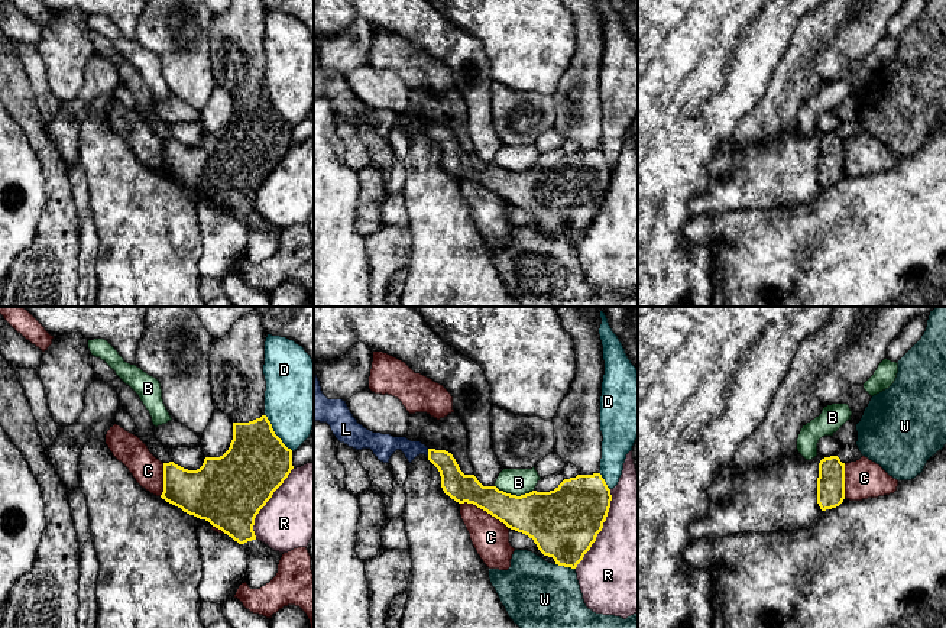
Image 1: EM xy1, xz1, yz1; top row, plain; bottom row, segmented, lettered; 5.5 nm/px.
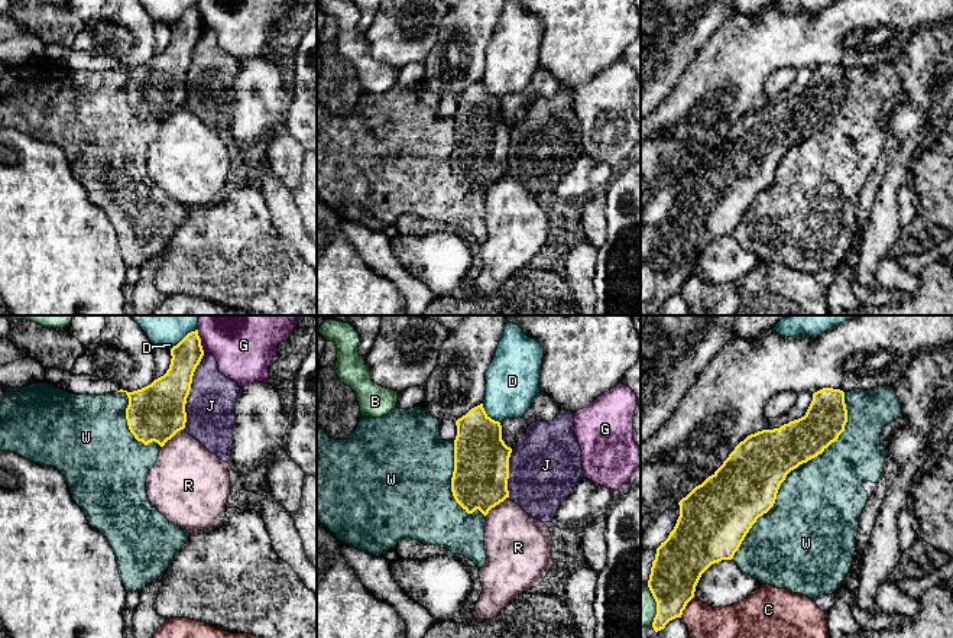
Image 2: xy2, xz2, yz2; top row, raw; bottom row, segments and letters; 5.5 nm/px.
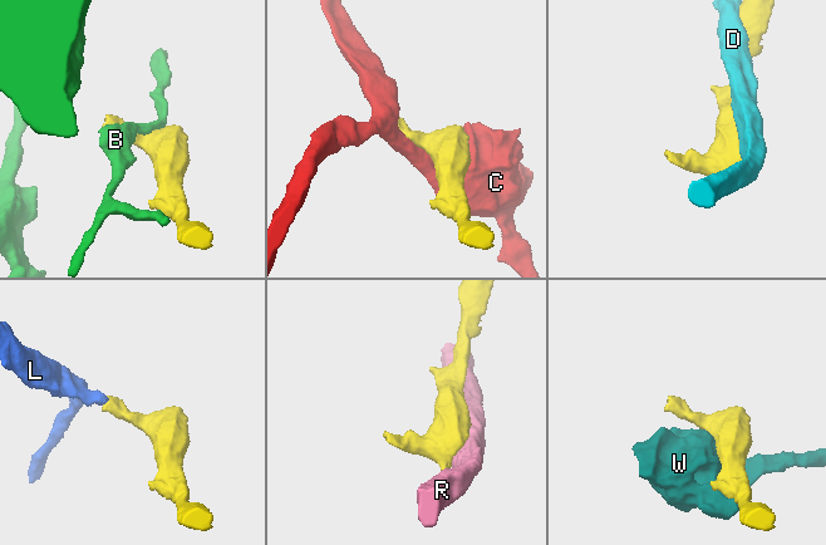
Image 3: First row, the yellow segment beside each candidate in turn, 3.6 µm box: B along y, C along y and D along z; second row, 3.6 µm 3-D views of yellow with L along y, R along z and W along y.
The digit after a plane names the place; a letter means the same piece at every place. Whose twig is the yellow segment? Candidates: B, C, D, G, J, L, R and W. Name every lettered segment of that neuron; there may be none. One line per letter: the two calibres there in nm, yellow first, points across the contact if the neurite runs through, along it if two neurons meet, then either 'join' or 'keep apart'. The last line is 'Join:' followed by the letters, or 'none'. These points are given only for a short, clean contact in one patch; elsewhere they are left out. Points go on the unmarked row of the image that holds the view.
B: calibres 300 and 150 nm; keep apart
C: calibres 220 and 200 nm; keep apart
D: calibres 360 and 380 nm; keep apart
G: calibres 160 and 320 nm; keep apart
J: calibres 320 and 280 nm; keep apart
L: calibres 150 and 130 nm; way xz1 (454, 159), (450, 148), (428, 128), (404, 120), (385, 120); join
R: calibres 380 and 500 nm; keep apart
W: calibres 340 and 480 nm; keep apart
Join: L

